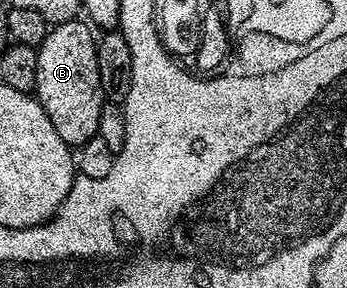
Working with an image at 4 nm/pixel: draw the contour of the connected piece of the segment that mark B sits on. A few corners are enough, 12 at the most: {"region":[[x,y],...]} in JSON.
{"region":[[55,24],[34,98],[73,149],[106,102],[93,28]]}

